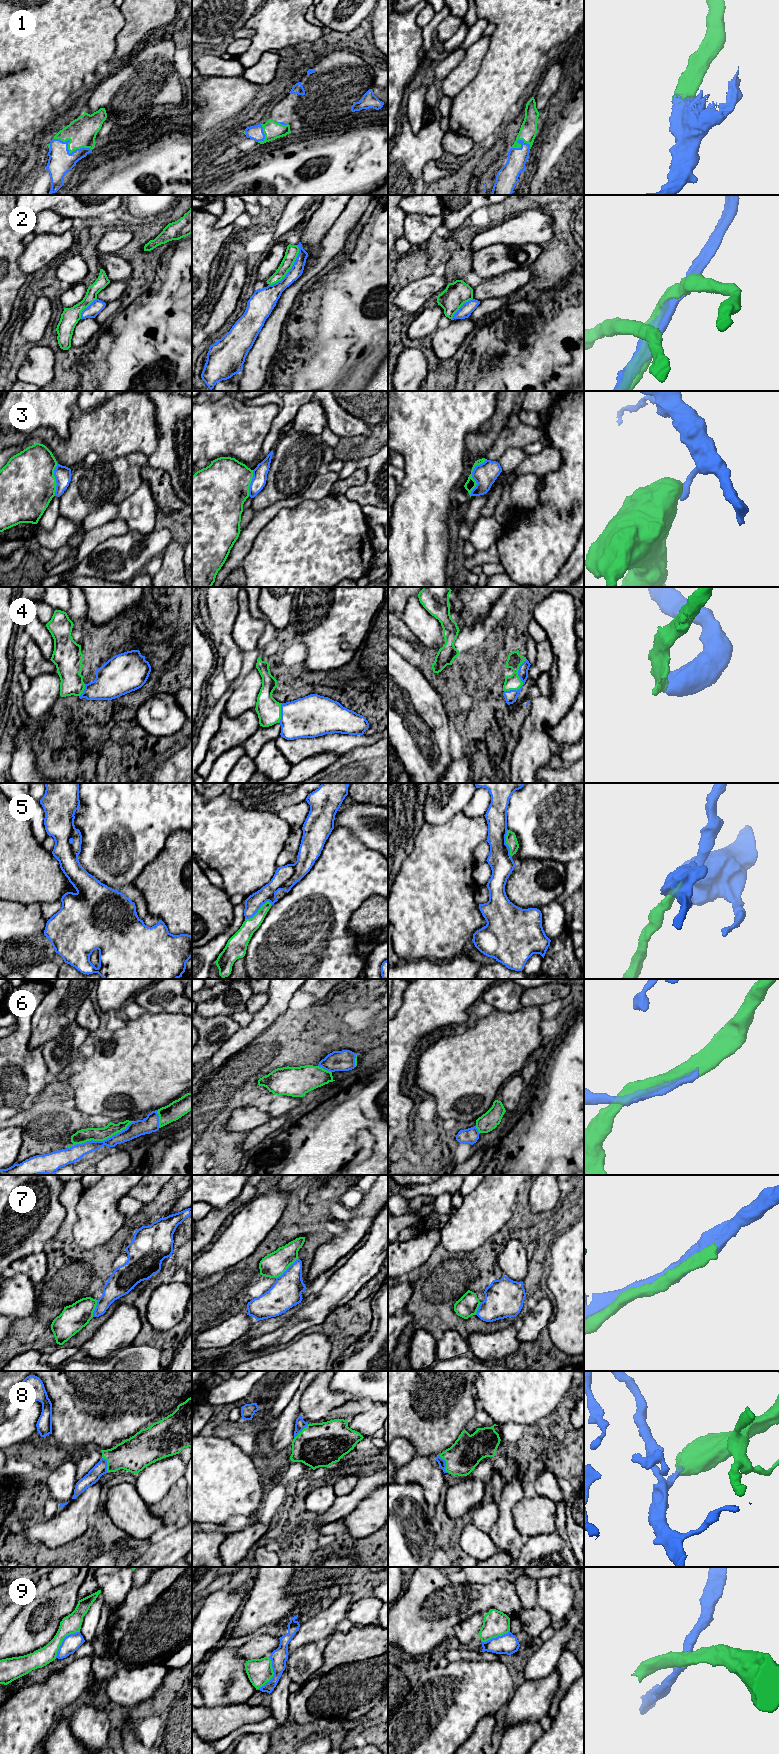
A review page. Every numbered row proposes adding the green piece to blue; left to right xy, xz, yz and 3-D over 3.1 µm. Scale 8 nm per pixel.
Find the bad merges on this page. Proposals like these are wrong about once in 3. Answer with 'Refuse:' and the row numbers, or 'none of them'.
Refuse: 2, 3, 9

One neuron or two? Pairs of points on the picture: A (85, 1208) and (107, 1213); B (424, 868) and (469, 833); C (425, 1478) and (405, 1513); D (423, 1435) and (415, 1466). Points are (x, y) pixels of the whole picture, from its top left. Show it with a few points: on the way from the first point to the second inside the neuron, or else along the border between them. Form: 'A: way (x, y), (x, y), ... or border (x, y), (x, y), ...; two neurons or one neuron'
A: way (90, 1210), (102, 1213); one neuron
B: way (435, 861), (458, 838); one neuron
C: border (398, 1482), (417, 1483), (429, 1505); two neurons
D: border (420, 1454), (429, 1457); two neurons

